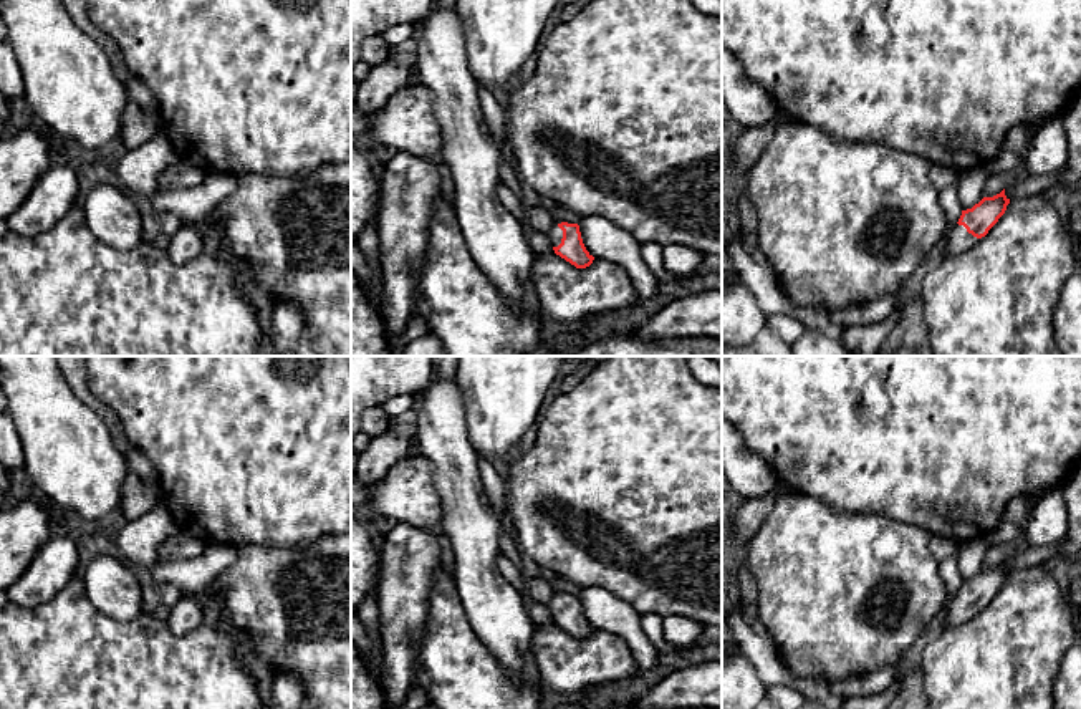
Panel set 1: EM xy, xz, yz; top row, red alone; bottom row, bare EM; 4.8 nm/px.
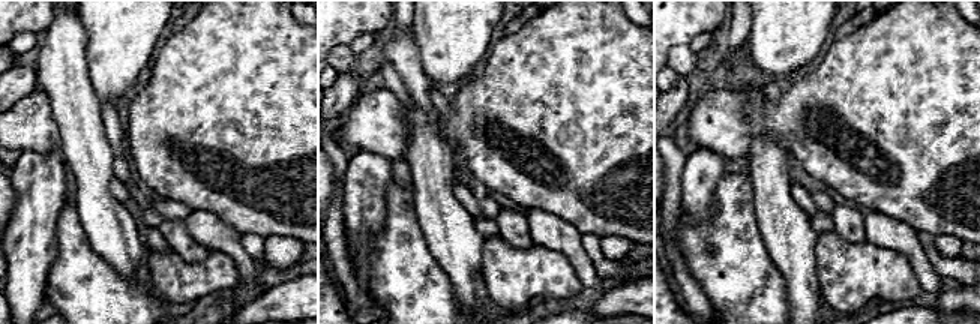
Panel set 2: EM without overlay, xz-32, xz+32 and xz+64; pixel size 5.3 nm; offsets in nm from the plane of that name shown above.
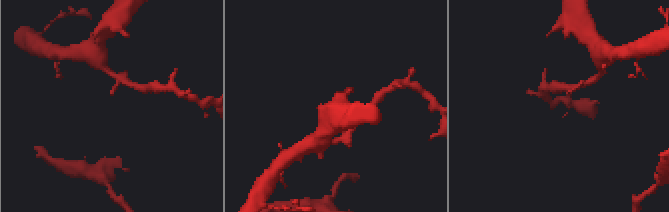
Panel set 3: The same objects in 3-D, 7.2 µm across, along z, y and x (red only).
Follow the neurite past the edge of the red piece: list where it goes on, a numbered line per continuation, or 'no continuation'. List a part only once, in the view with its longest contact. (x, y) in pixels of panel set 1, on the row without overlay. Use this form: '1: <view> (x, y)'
1: xz (555, 605)

